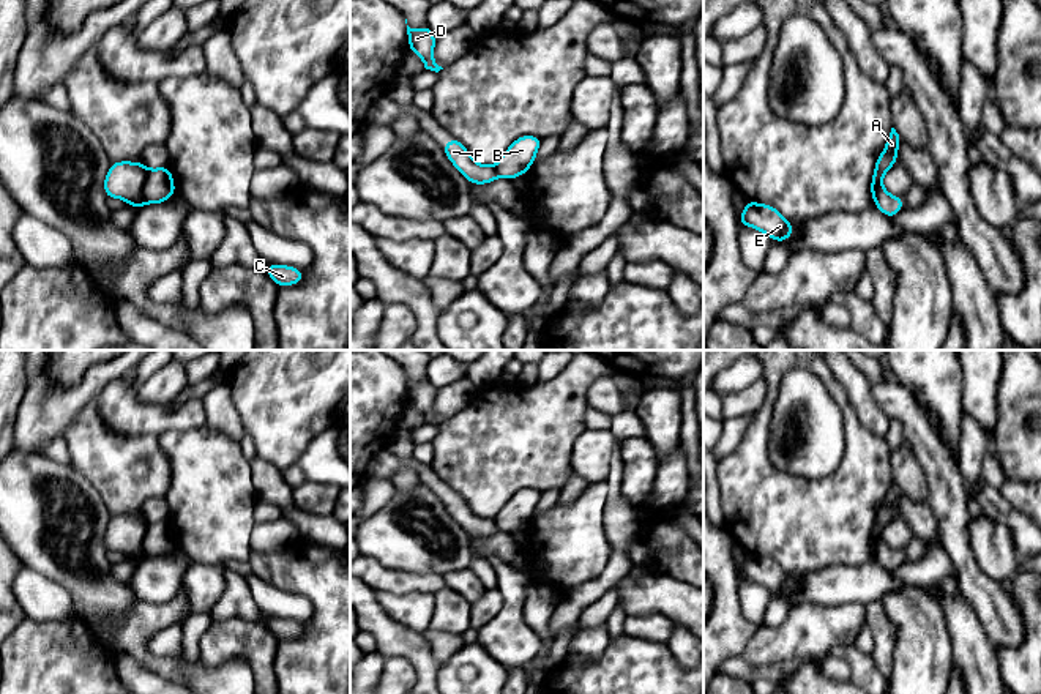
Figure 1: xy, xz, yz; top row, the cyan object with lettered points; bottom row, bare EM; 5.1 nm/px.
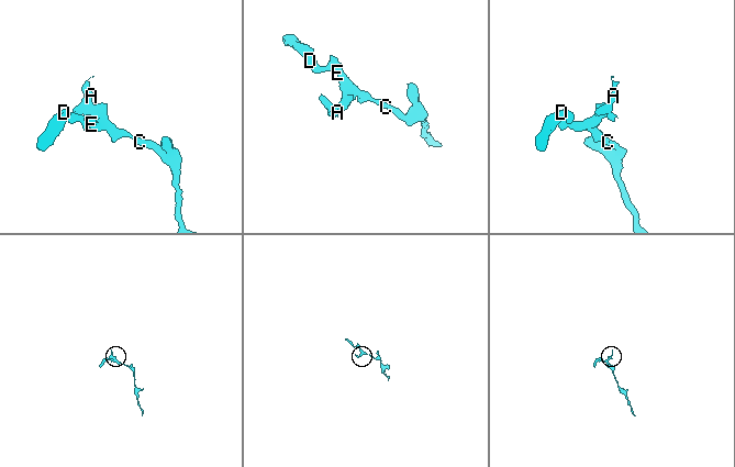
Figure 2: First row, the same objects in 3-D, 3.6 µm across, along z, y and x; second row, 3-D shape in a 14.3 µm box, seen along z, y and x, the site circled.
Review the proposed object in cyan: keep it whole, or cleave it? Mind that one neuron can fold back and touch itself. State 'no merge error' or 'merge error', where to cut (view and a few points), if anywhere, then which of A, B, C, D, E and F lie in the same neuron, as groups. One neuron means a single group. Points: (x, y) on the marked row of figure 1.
merge error; cut in xy along (149, 169), (142, 188), (145, 202); A F / B C D E

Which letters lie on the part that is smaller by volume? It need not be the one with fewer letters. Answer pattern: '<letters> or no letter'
A, F

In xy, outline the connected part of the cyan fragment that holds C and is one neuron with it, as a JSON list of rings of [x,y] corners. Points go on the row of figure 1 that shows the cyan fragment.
[[[268,263],[265,271],[268,273],[268,276],[274,281],[278,287],[295,285],[303,281],[303,271],[295,267]]]

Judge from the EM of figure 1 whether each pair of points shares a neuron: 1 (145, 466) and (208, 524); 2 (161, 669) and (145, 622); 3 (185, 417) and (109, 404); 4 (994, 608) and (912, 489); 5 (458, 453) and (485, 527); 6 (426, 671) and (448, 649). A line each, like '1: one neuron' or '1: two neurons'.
1: two neurons
2: one neuron
3: one neuron
4: two neurons
5: two neurons
6: two neurons

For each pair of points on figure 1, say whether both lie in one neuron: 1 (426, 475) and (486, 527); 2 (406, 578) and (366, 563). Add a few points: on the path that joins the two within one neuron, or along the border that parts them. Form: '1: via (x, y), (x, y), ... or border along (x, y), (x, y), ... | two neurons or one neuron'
1: via (440, 489), (472, 521) | one neuron
2: via (396, 578), (380, 578), (376, 573) | one neuron

